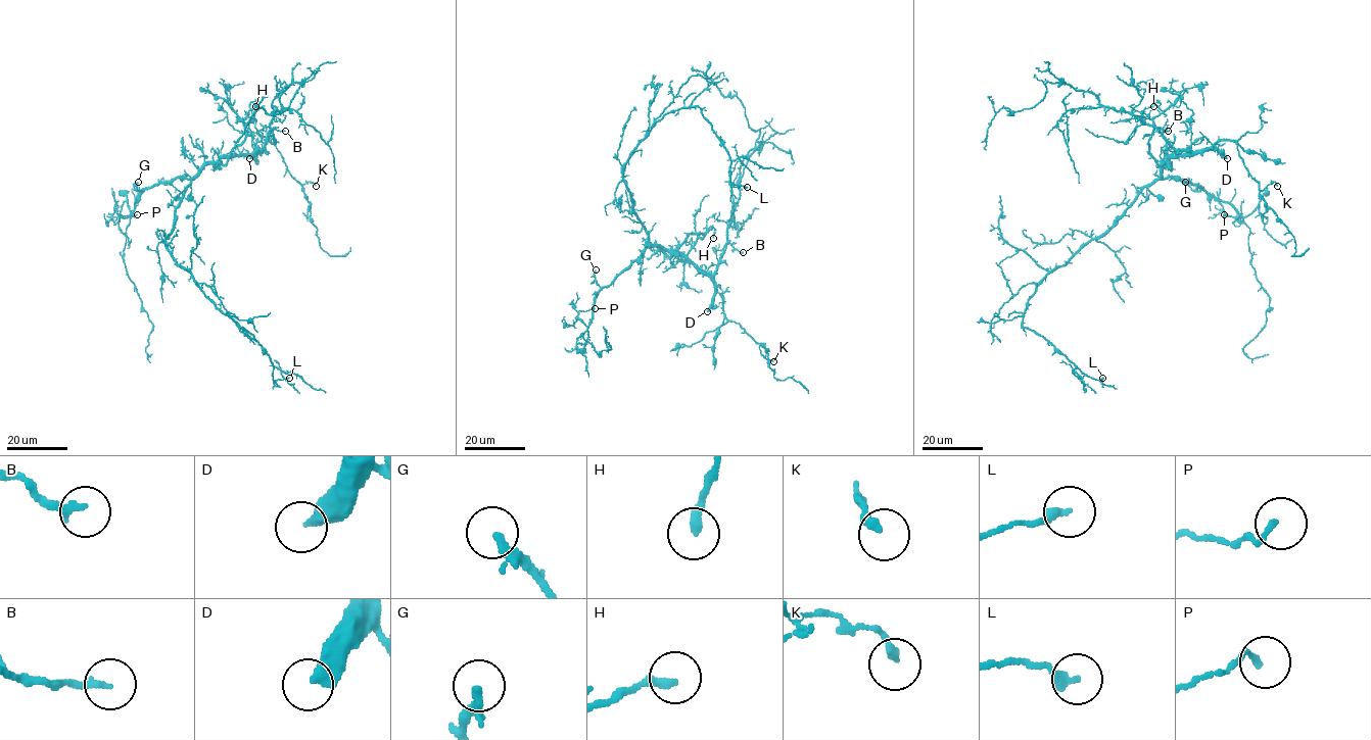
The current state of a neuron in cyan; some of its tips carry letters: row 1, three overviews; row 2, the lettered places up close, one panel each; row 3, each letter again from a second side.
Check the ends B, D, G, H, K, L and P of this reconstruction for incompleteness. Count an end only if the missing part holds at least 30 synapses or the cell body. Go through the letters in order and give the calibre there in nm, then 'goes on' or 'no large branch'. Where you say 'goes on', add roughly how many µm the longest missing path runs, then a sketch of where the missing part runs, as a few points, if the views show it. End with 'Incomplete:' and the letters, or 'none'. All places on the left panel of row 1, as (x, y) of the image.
B: calibre 200 nm; no large branch
D: calibre 440 nm; goes on; missing 150 µm; course (249, 158), (235, 160), (178, 120), (171, 120), (152, 143), (128, 144), (105, 216), (117, 238), (151, 258)
G: calibre 280 nm; no large branch
H: calibre 280 nm; no large branch
K: calibre 240 nm; no large branch
L: calibre 280 nm; no large branch
P: calibre 170 nm; no large branch
Incomplete: D

